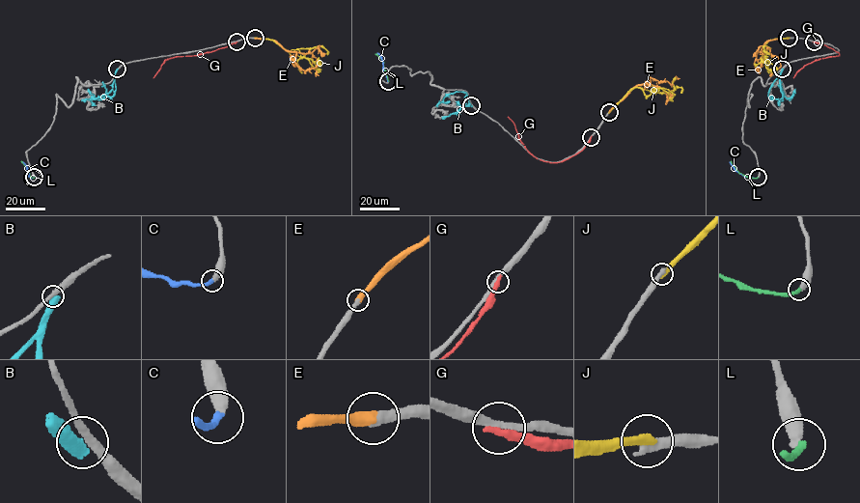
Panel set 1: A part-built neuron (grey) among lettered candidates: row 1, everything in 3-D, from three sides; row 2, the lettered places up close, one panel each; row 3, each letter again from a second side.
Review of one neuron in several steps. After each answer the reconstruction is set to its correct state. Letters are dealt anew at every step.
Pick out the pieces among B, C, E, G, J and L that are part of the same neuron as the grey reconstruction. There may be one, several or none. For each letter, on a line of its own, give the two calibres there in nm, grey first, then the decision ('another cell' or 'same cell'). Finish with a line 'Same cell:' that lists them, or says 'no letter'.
B: 300/550 nm | another cell
C: 400/280 nm | same cell
E: 380/480 nm | same cell
G: 240/360 nm | another cell
J: 440/360 nm | another cell
L: 440/280 nm | another cell
Same cell: C, E

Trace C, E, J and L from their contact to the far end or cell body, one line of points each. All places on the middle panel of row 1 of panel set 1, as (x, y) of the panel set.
C: (388, 81), (381, 57), (377, 52)
E: (609, 111), (637, 86), (659, 86), (666, 93), (666, 103), (670, 94)
J: (609, 112), (634, 88), (639, 87), (647, 96), (658, 88), (670, 93), (675, 77)
L: (388, 81), (382, 60), (375, 54)

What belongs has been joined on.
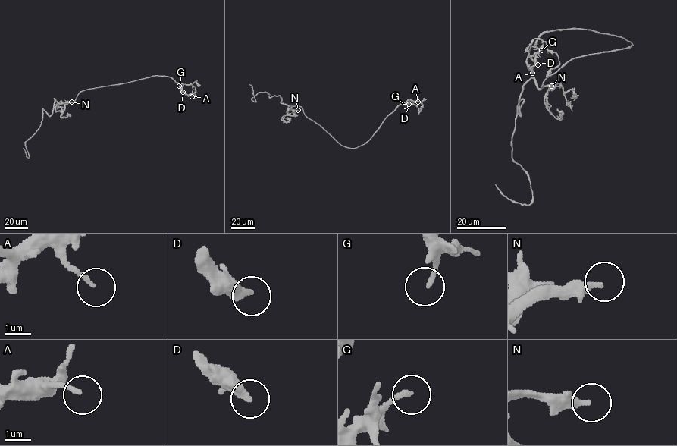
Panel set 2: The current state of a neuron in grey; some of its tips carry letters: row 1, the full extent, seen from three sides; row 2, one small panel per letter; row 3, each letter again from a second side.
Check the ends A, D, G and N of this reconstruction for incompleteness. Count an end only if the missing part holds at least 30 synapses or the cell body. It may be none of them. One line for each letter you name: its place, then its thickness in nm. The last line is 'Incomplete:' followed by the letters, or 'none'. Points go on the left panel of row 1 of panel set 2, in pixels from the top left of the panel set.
N: place (71, 102); calibre 300 nm
Incomplete: N

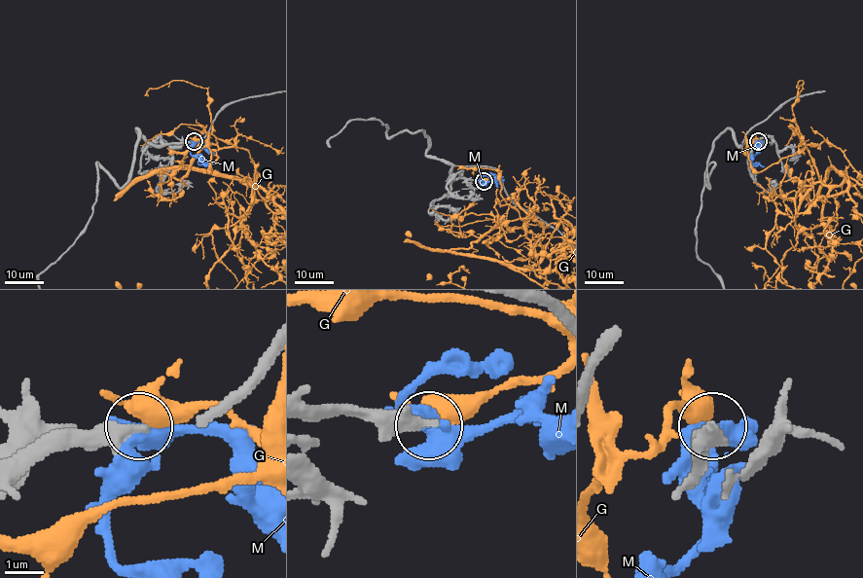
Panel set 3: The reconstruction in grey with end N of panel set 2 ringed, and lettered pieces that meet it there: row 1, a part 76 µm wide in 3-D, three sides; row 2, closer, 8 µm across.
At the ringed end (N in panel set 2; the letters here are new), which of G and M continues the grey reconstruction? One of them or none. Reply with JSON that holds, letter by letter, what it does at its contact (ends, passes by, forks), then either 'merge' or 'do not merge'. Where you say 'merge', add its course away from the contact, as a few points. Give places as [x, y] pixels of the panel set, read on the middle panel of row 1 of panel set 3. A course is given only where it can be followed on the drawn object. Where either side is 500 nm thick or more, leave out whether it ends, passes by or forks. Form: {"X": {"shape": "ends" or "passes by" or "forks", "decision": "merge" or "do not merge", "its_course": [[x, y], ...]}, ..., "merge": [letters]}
{"G": {"shape": "forks", "decision": "do not merge"}, "M": {"decision": "do not merge"}, "merge": []}

